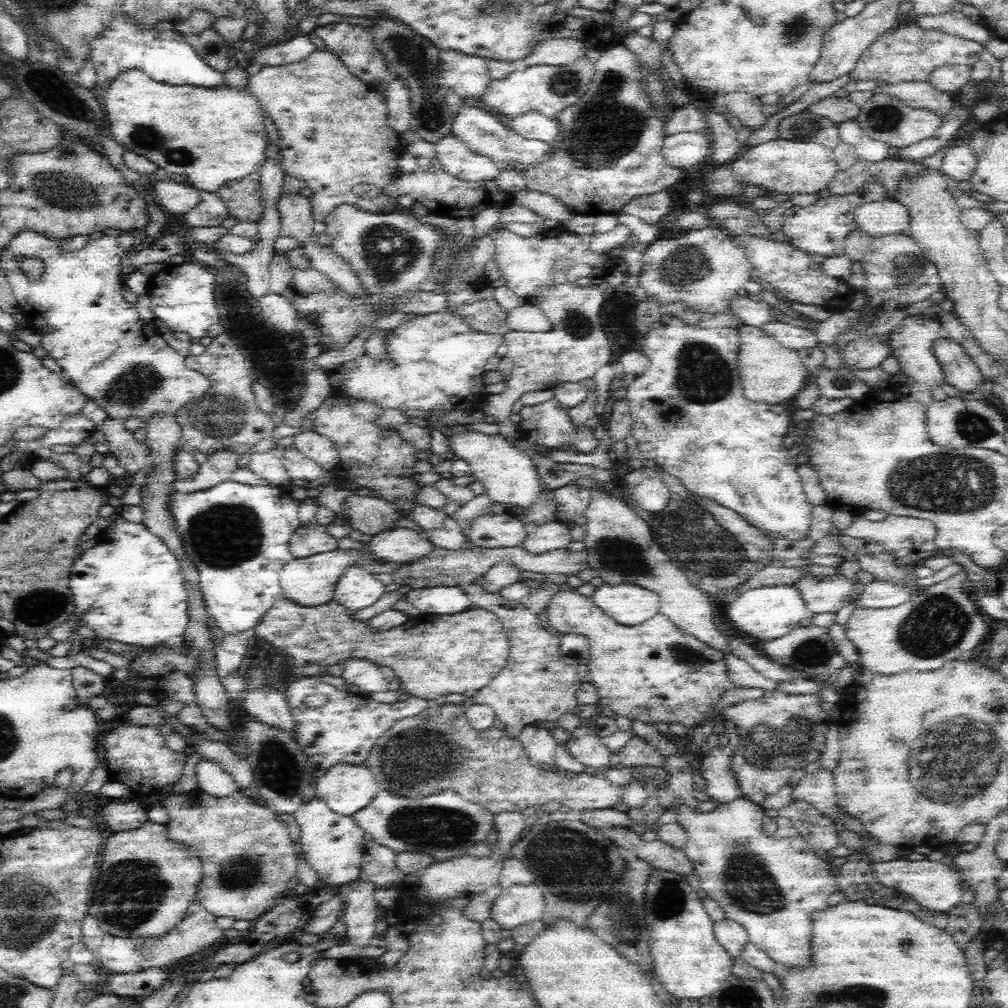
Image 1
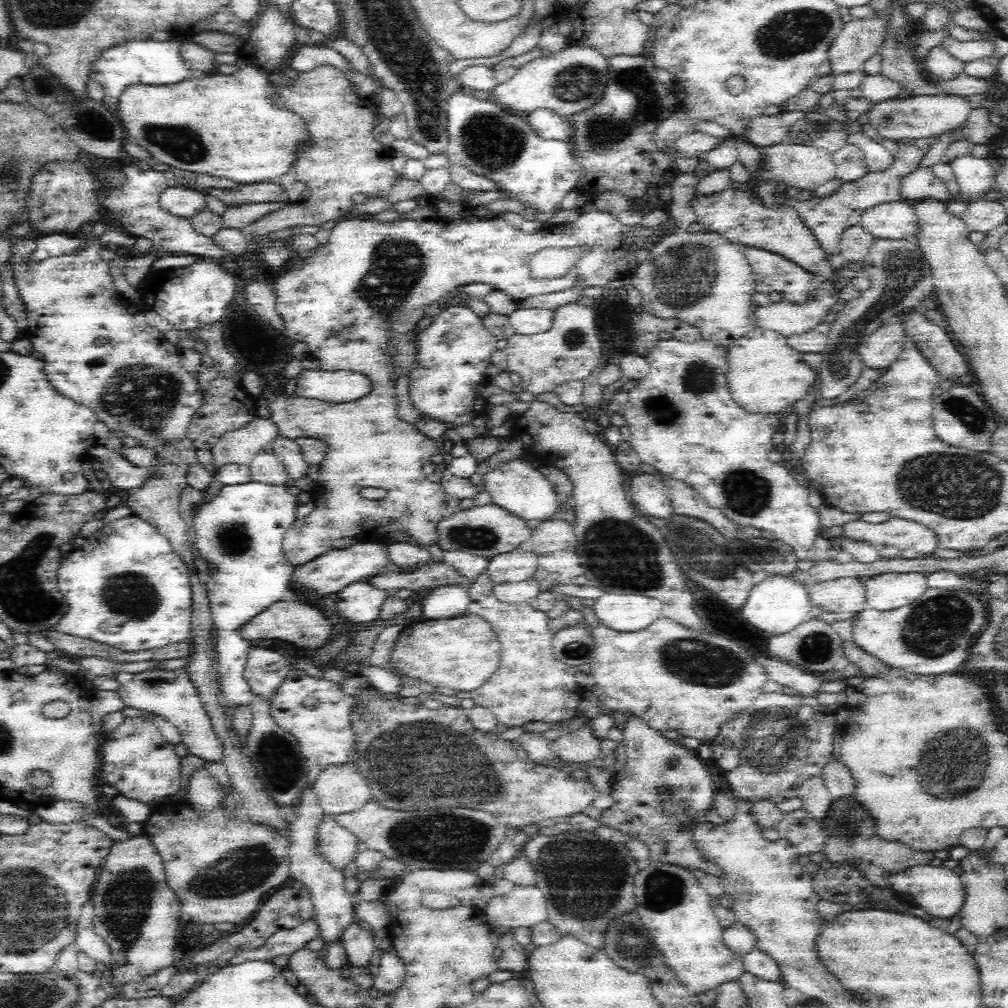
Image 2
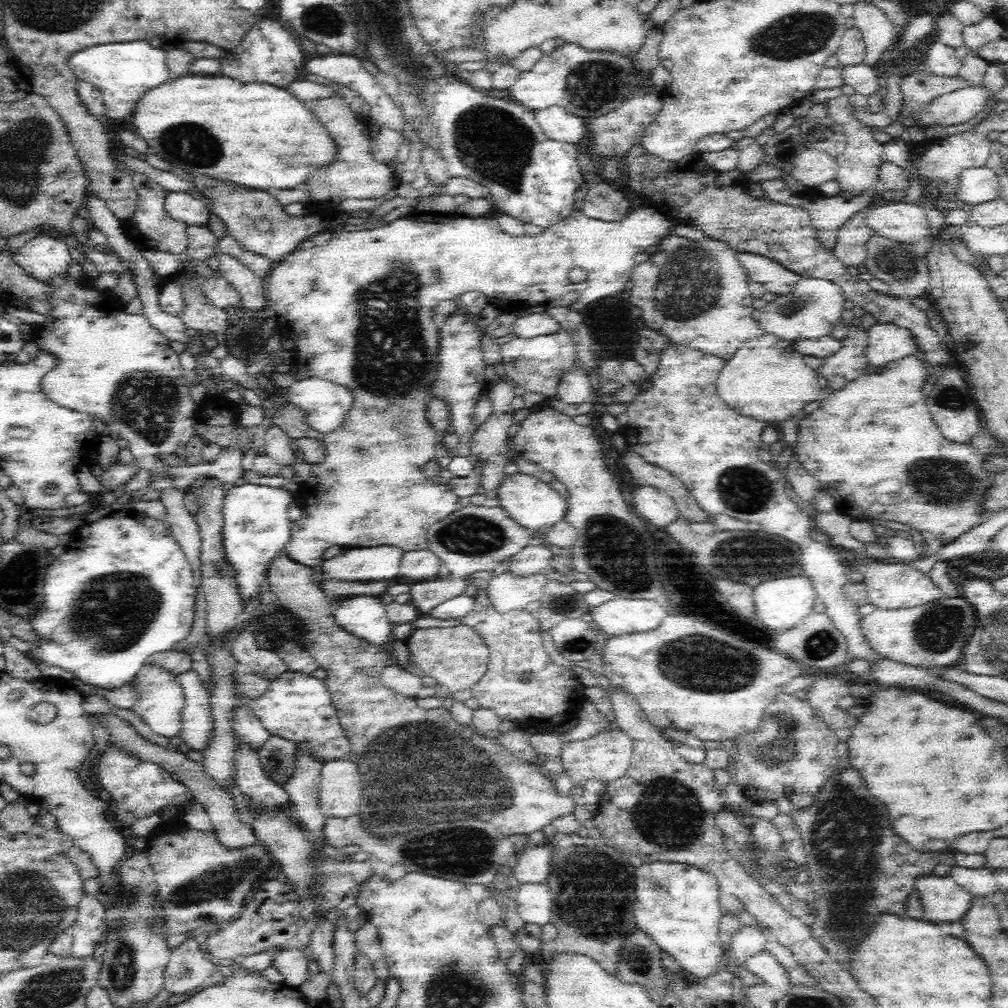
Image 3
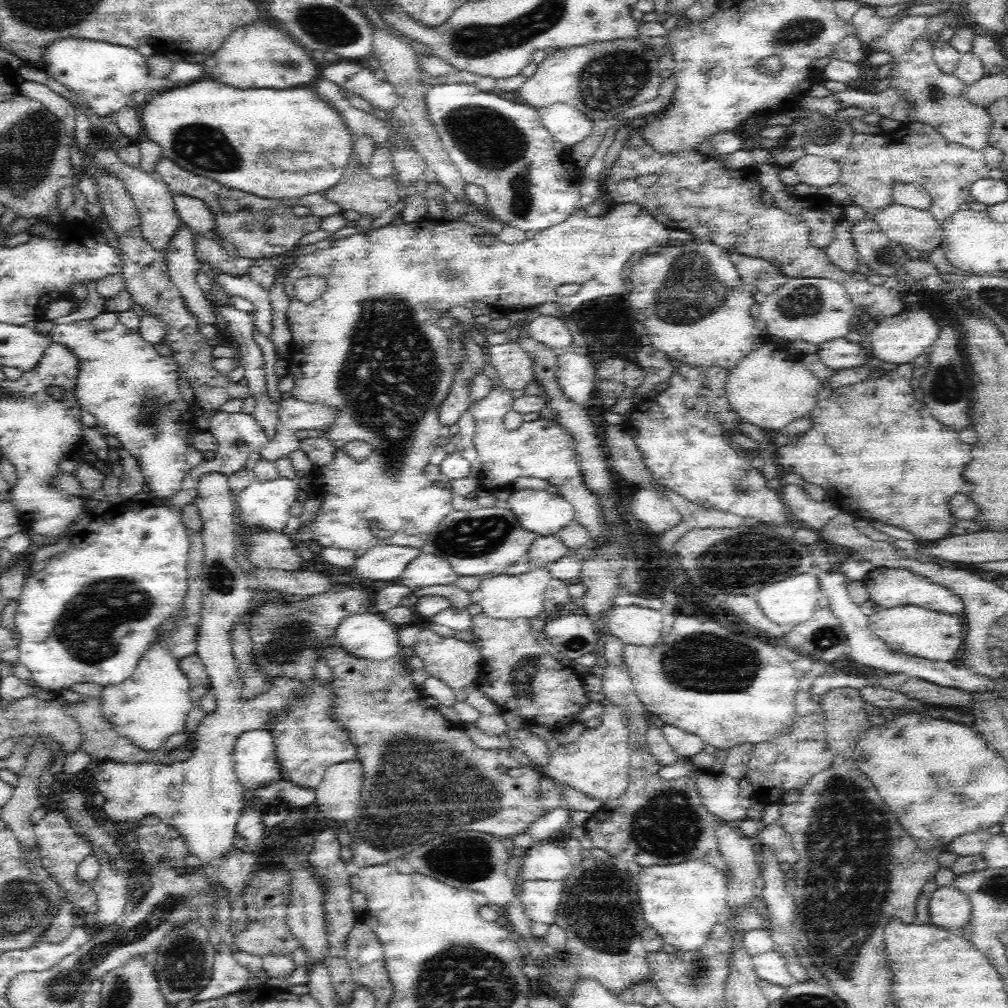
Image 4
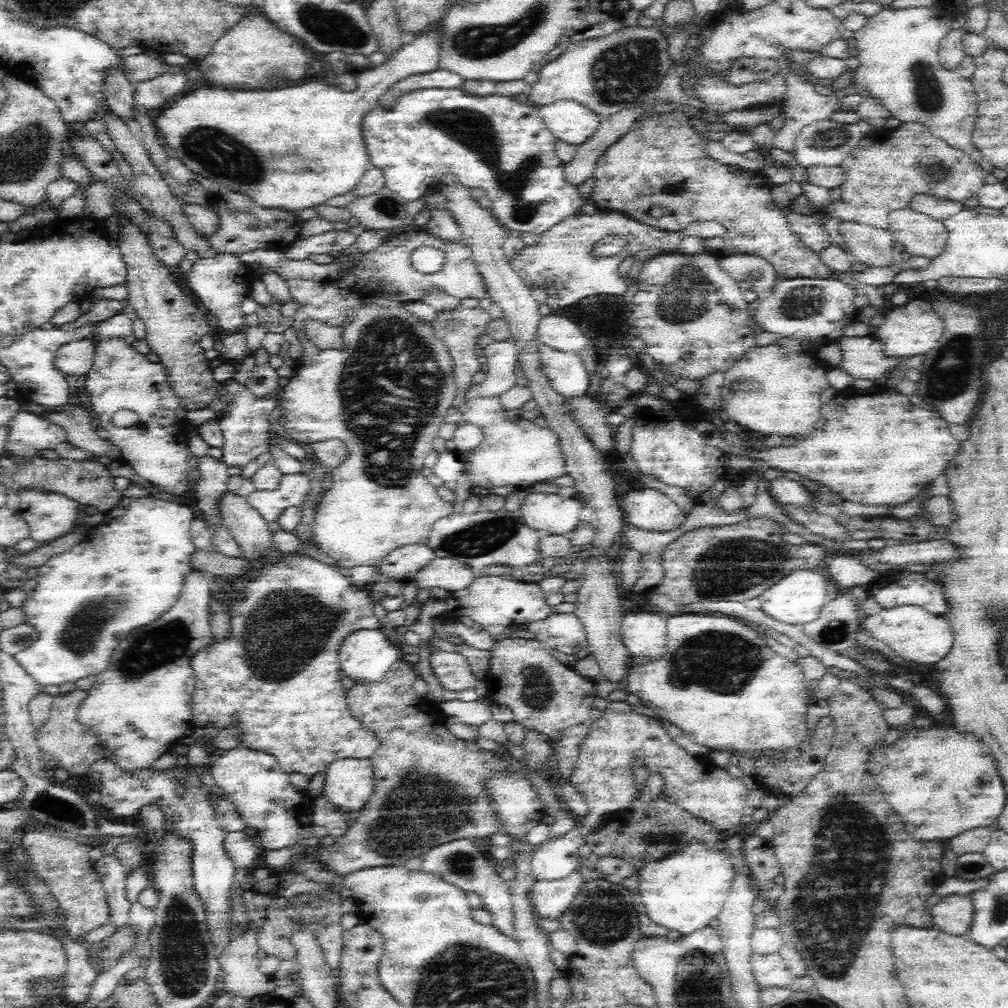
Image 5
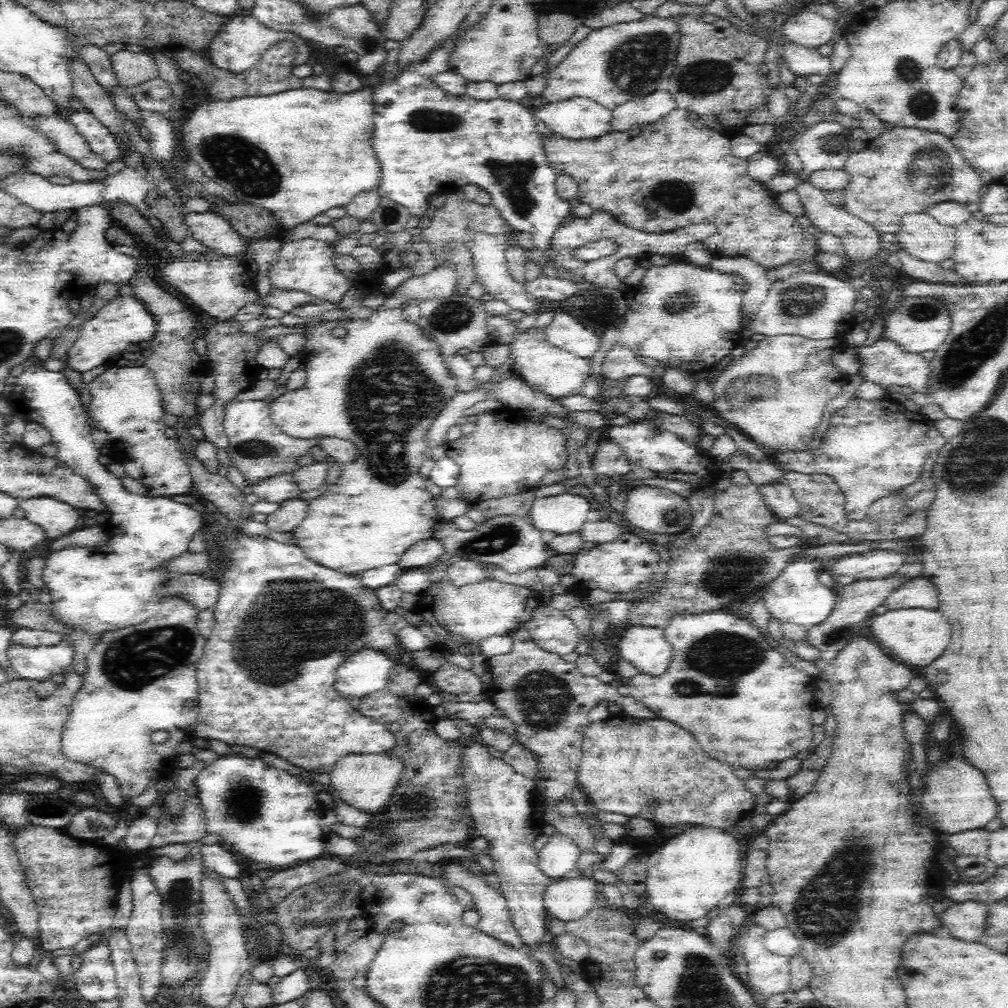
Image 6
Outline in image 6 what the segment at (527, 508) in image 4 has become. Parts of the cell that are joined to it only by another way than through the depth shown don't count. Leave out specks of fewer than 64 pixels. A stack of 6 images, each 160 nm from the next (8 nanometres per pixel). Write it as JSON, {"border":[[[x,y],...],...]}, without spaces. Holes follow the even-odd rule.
{"border":[[[565,492],[537,498],[528,517],[538,530],[561,535],[579,532],[594,512],[595,507],[585,497]]]}

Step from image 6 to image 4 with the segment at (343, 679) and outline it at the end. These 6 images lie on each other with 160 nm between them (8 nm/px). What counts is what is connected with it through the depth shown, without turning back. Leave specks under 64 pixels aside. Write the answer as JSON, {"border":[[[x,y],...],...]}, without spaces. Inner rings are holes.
{"border":[[[356,613],[344,620],[336,632],[336,644],[364,661],[381,663],[402,655],[398,628],[378,613]]]}

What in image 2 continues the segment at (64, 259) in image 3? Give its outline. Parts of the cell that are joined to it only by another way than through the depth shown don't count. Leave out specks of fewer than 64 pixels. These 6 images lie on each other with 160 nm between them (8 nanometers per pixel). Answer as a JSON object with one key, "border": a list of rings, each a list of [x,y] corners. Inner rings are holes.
{"border":[[[64,233],[36,235],[36,248],[31,254],[31,259],[40,262],[40,260],[72,254],[72,251],[74,251],[82,240],[77,235],[67,235]]]}

